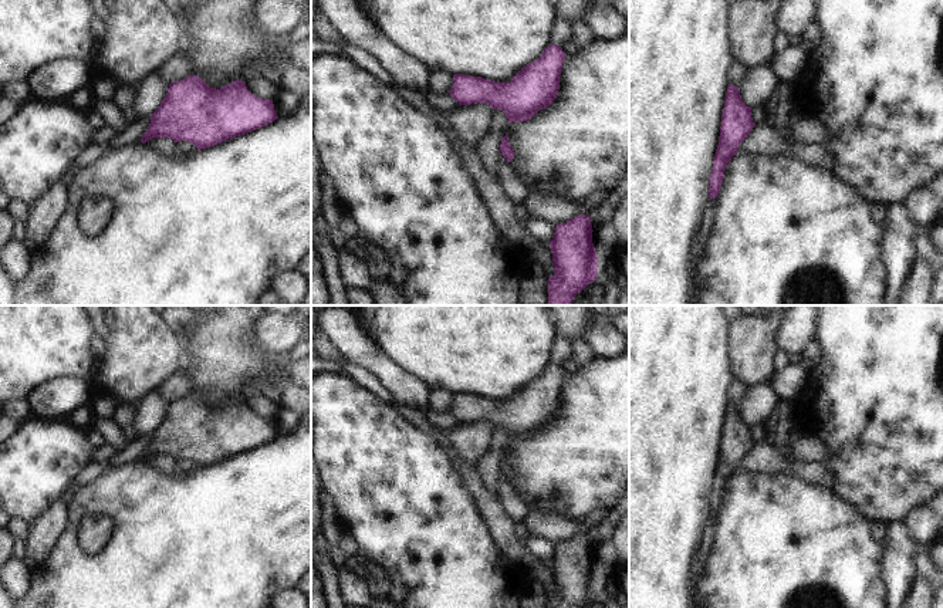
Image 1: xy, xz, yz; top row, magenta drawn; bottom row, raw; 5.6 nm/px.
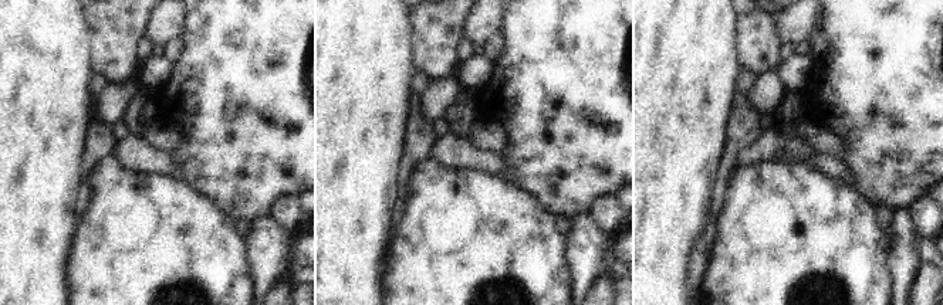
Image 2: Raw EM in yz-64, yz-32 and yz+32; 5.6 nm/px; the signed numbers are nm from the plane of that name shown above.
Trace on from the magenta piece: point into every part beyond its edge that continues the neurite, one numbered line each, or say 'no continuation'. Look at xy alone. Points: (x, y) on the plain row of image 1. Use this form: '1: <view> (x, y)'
no continuation

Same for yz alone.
no continuation

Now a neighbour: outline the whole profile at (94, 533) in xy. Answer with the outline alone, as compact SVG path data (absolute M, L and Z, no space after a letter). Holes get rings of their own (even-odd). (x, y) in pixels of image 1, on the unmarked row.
M107 516L85 517L78 531L81 548L91 555L97 554L108 543L111 531L112 521Z

